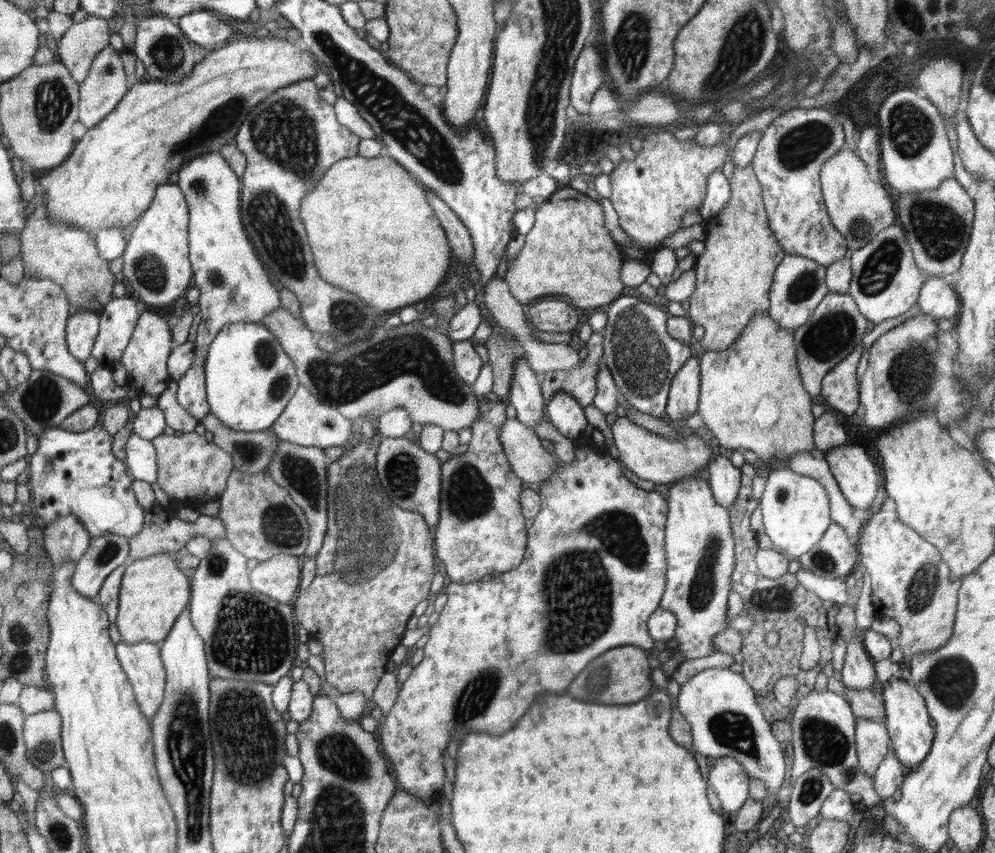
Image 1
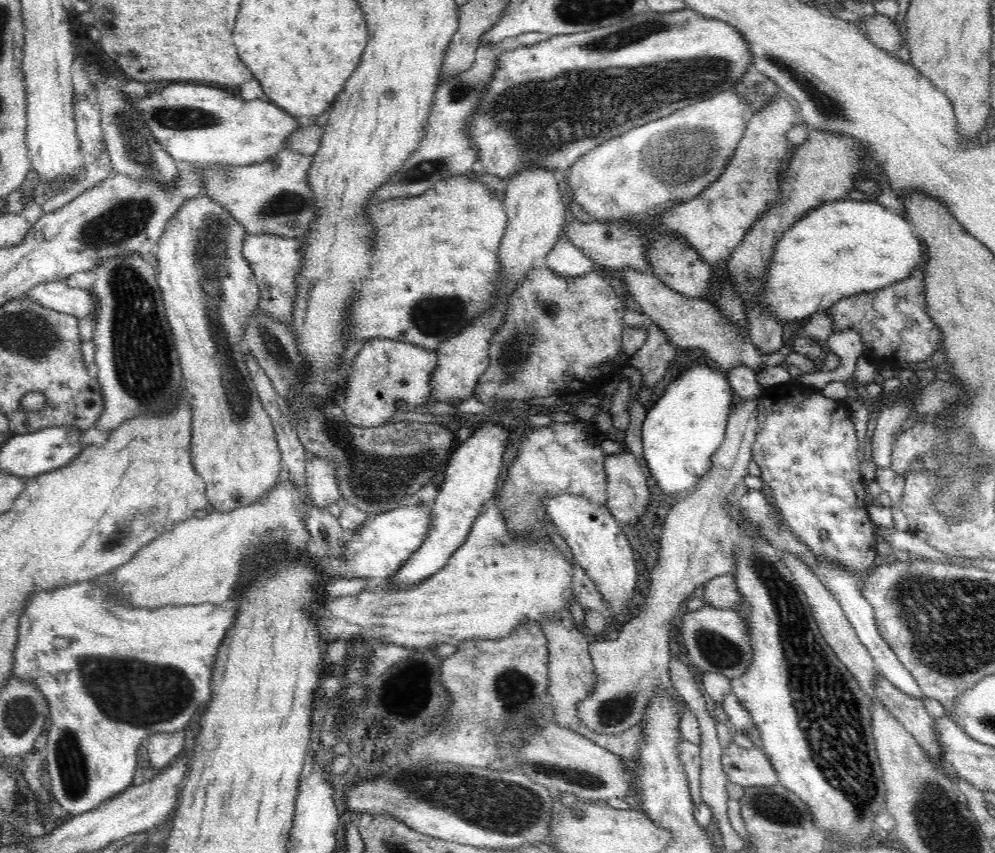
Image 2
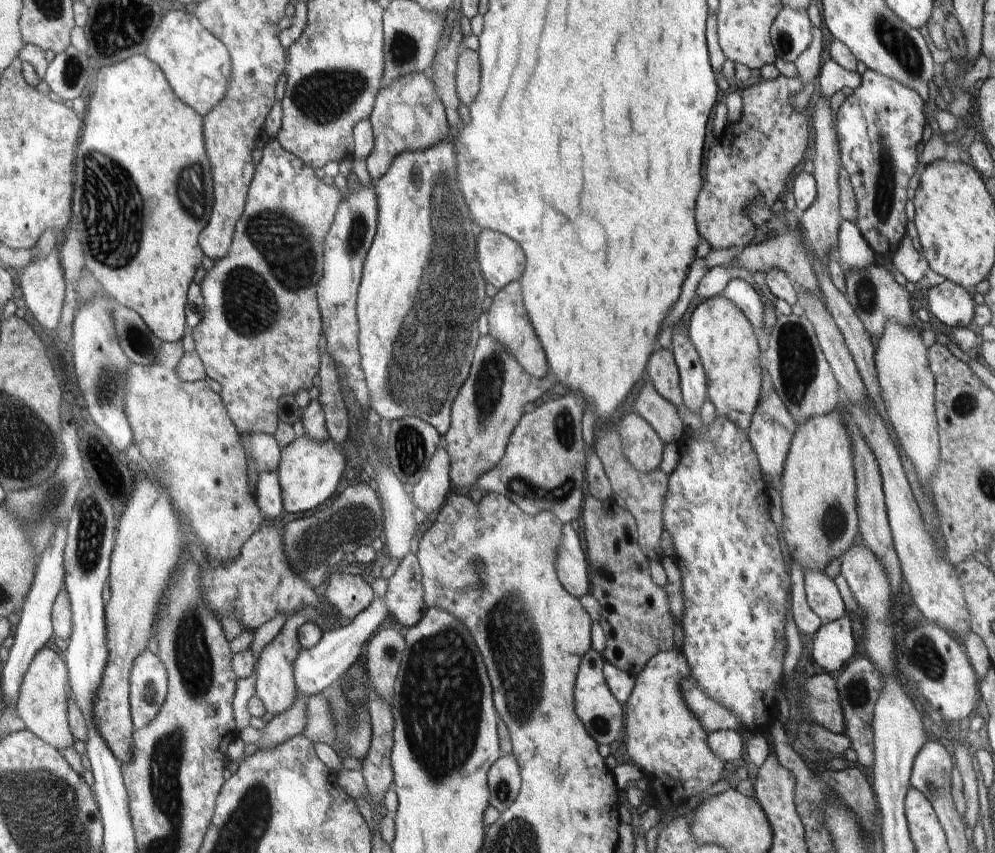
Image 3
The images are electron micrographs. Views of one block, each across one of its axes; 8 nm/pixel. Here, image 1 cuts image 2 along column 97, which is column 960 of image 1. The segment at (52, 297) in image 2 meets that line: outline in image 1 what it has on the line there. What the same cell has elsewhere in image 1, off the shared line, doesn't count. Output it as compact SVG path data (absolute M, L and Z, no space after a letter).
M928 276L917 300L921 311L939 319L958 317L961 300L948 279Z

